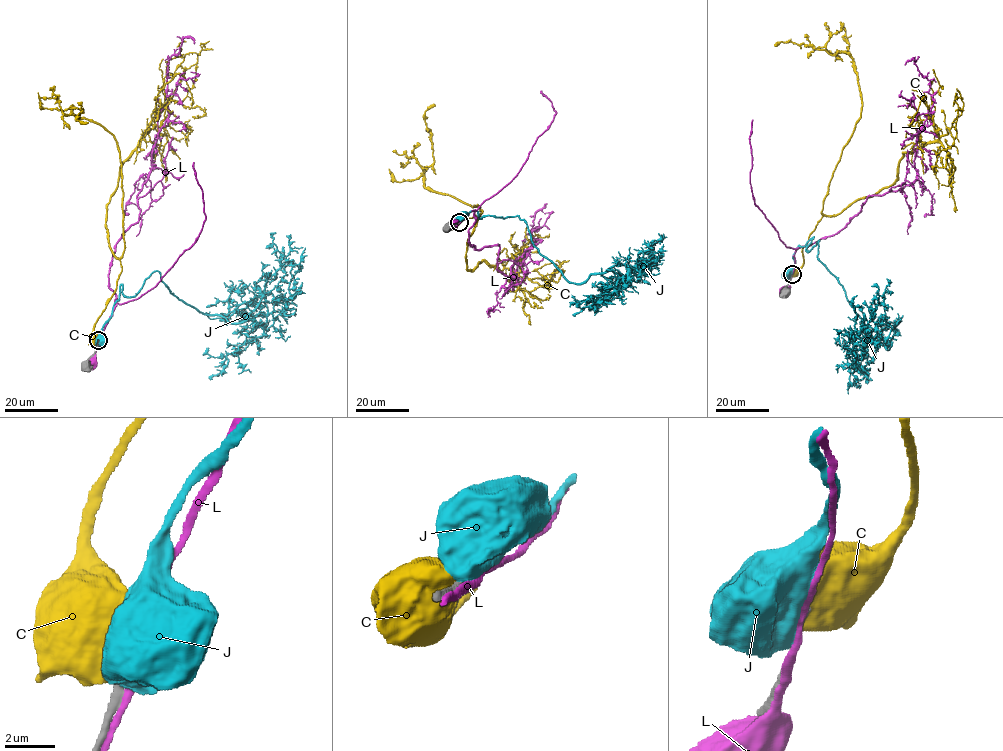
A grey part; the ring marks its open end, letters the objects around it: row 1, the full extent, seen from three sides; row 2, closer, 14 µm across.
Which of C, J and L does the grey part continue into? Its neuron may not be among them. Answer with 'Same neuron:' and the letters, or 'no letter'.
Same neuron: no letter

